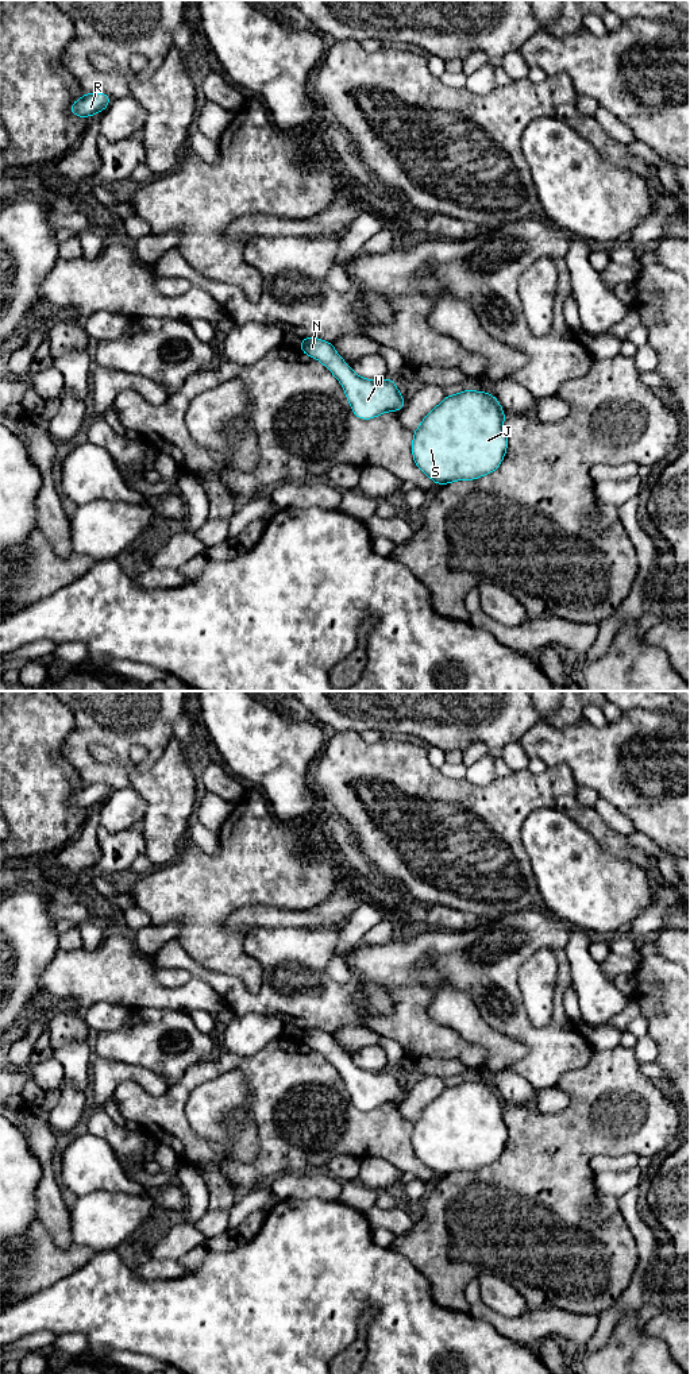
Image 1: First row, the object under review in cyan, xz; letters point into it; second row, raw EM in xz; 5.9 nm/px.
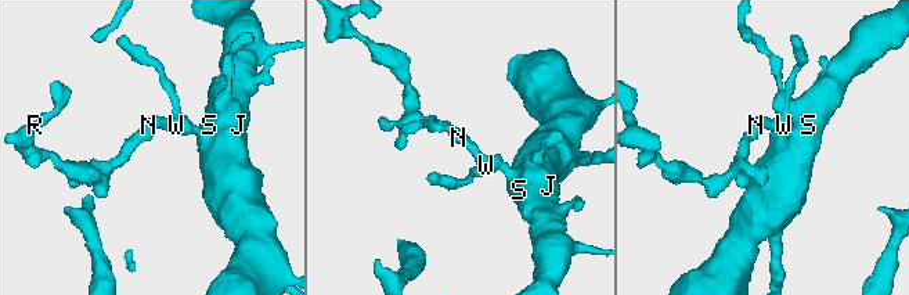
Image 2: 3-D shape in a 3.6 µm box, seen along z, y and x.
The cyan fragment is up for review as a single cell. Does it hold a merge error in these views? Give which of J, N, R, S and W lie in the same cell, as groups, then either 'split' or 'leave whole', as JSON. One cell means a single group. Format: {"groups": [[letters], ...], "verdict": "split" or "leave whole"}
{"groups": [["J", "N", "R", "S", "W"]], "verdict": "leave whole"}

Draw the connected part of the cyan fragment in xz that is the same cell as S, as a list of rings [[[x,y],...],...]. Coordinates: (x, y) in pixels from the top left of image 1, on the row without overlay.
[[[465,1081],[446,1087],[413,1123],[412,1146],[416,1157],[439,1177],[494,1163],[508,1139],[502,1116],[505,1107],[497,1089],[489,1084]]]

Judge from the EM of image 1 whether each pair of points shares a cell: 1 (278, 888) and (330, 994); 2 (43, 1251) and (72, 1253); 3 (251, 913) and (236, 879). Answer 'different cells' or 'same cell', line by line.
1: different cells
2: same cell
3: different cells

